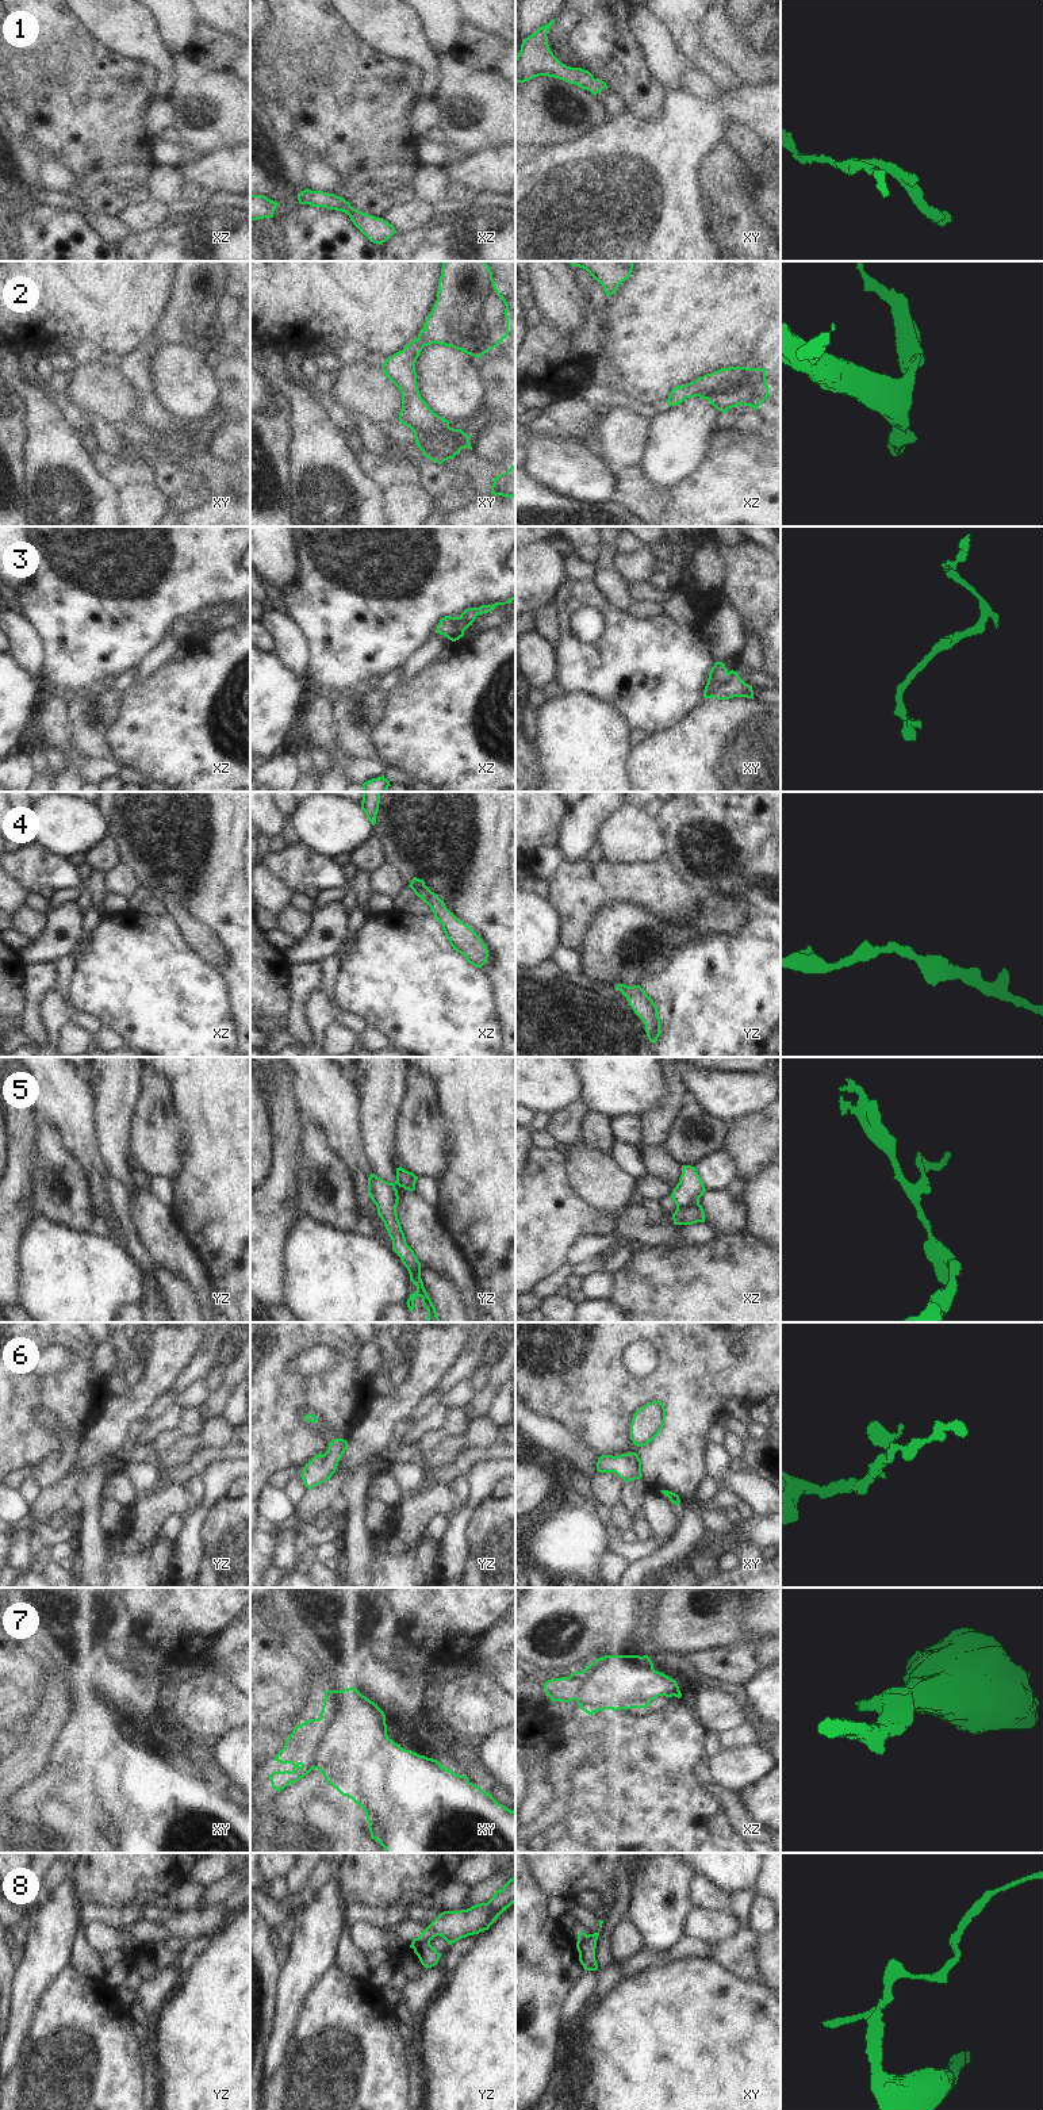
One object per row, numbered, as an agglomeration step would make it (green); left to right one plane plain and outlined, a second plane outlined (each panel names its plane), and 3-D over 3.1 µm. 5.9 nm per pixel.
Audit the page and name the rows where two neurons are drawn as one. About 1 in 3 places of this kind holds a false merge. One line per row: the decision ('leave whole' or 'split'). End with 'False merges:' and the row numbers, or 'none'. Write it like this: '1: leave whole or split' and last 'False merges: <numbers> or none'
1: leave whole
2: leave whole
3: leave whole
4: leave whole
5: split
6: leave whole
7: split
8: split
False merges: 5, 7, 8

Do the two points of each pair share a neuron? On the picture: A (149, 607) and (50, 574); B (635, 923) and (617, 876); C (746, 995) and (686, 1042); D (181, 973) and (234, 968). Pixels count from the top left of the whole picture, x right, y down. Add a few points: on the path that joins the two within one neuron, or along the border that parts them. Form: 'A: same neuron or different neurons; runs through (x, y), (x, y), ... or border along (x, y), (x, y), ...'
A: same neuron; runs through (125, 598), (98, 597), (75, 585)
B: different neurons; border along (598, 914), (612, 906), (635, 906), (658, 918)
C: same neuron; runs through (731, 1002), (701, 1031)
D: different neurons; border along (214, 968), (226, 983), (229, 999)

